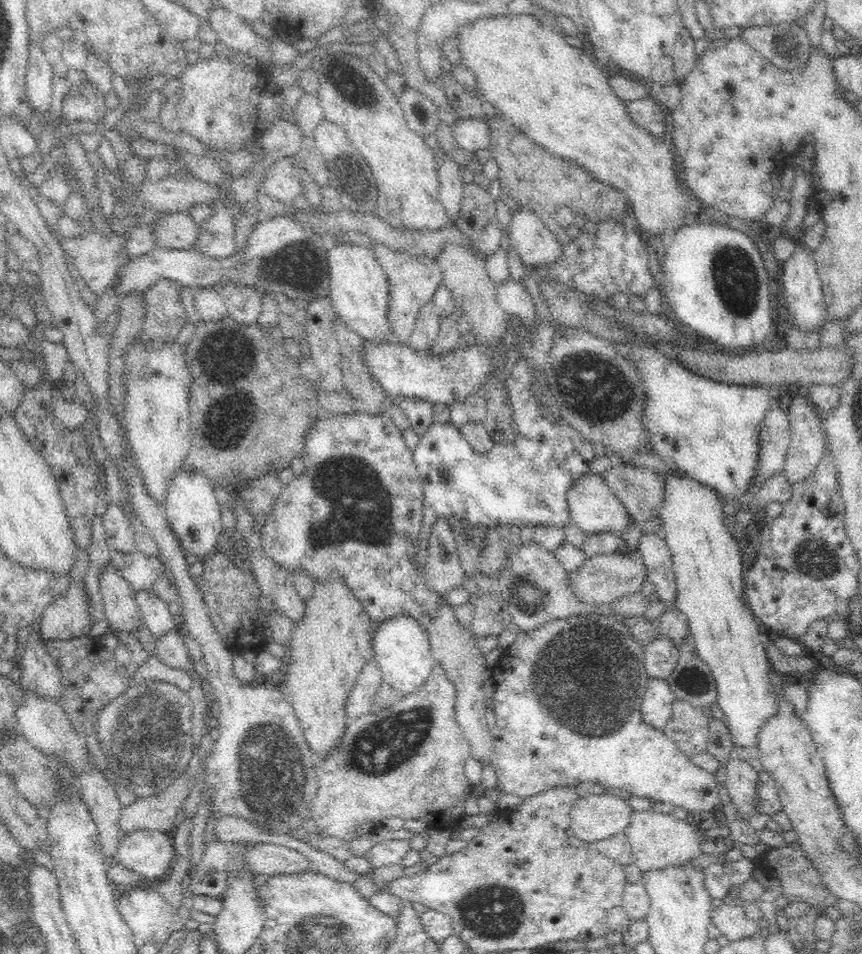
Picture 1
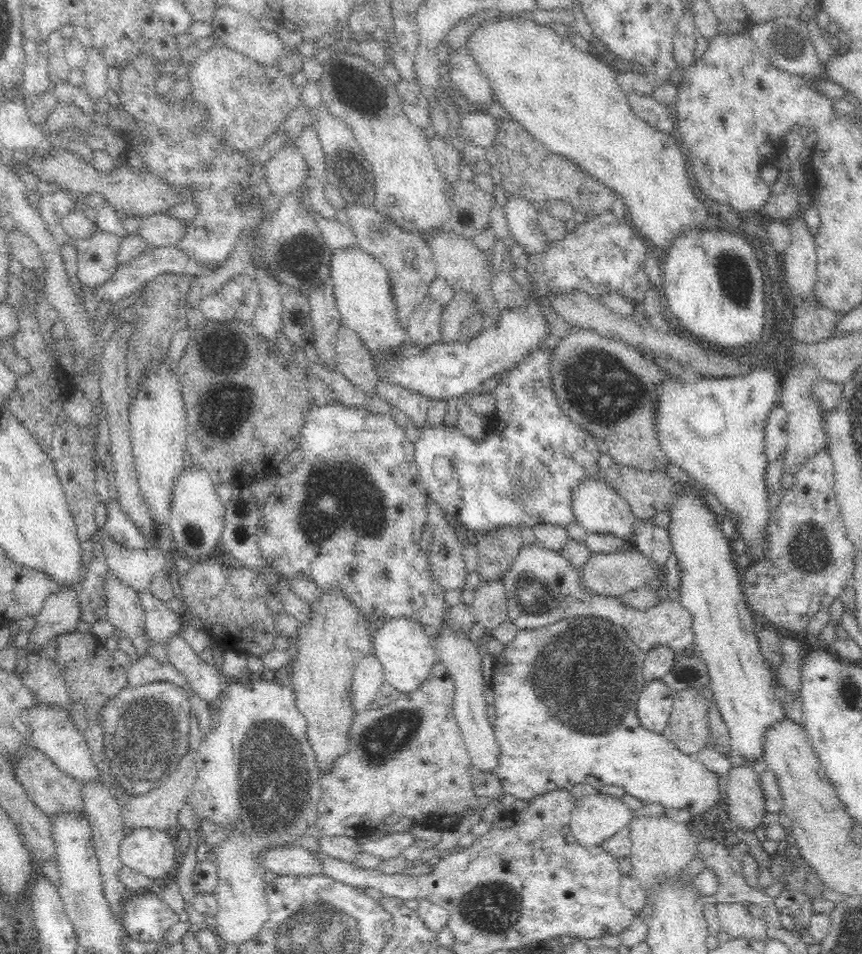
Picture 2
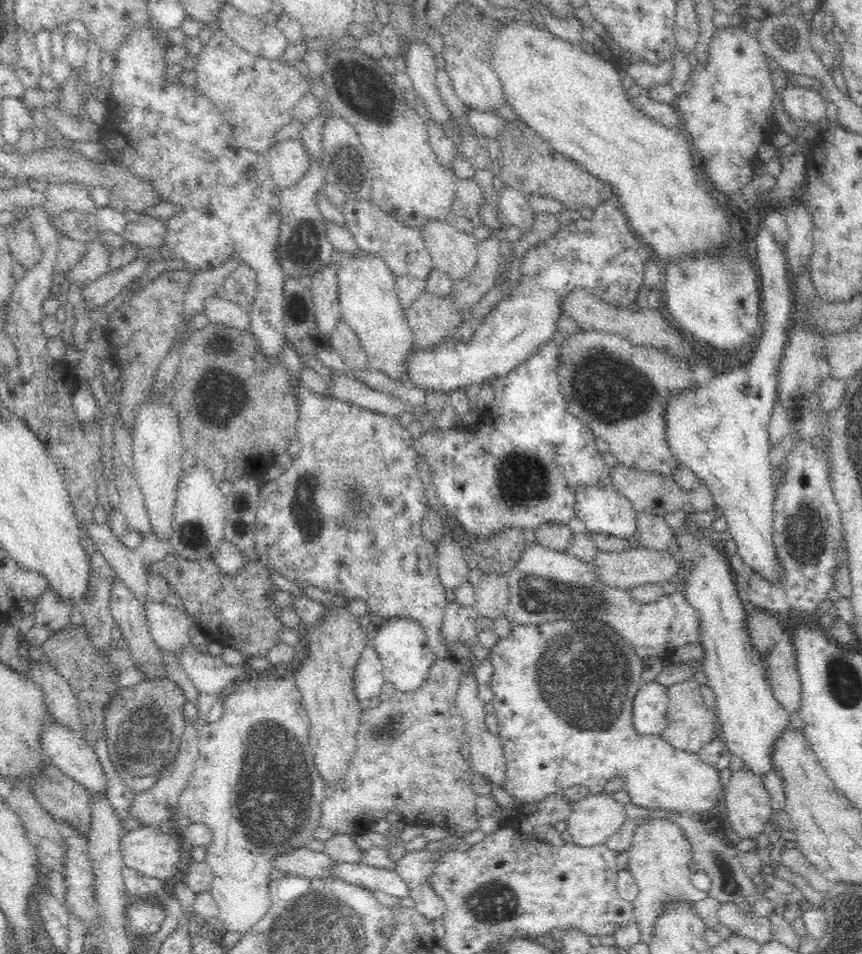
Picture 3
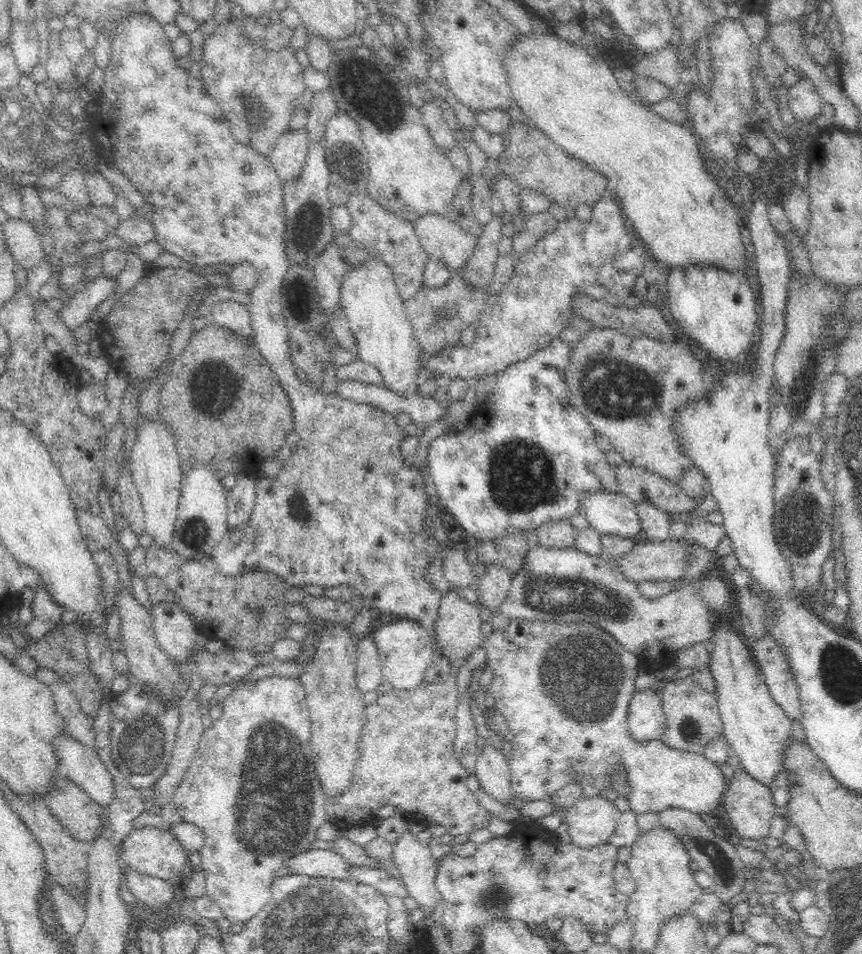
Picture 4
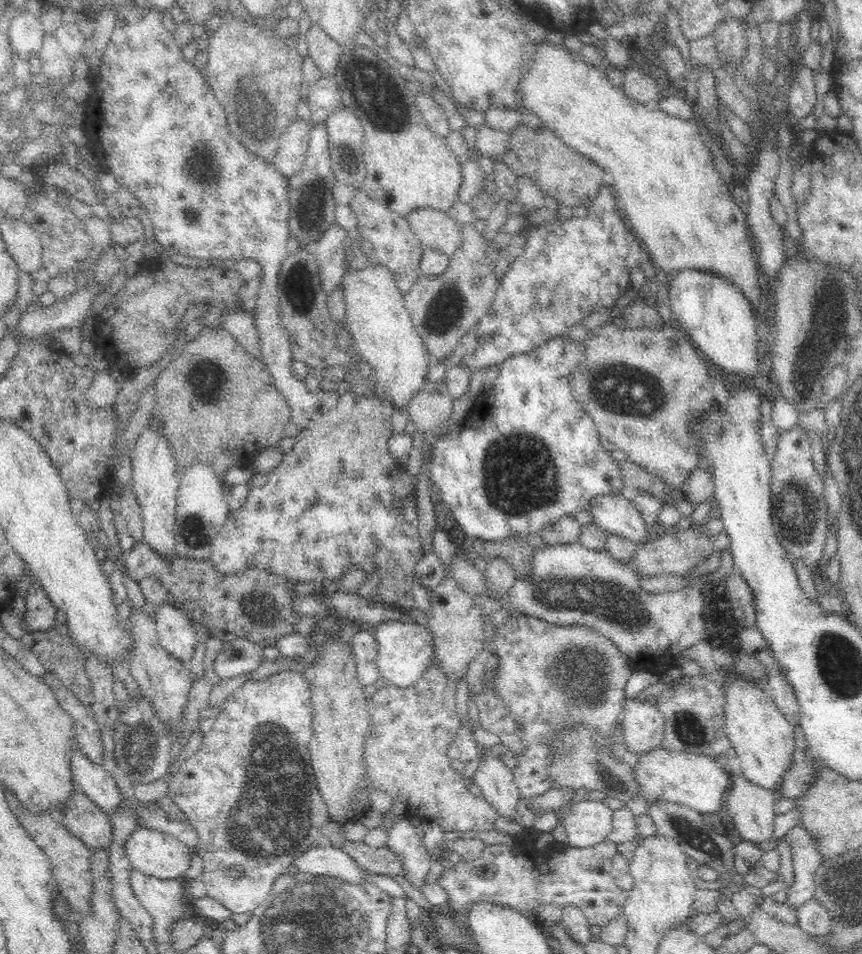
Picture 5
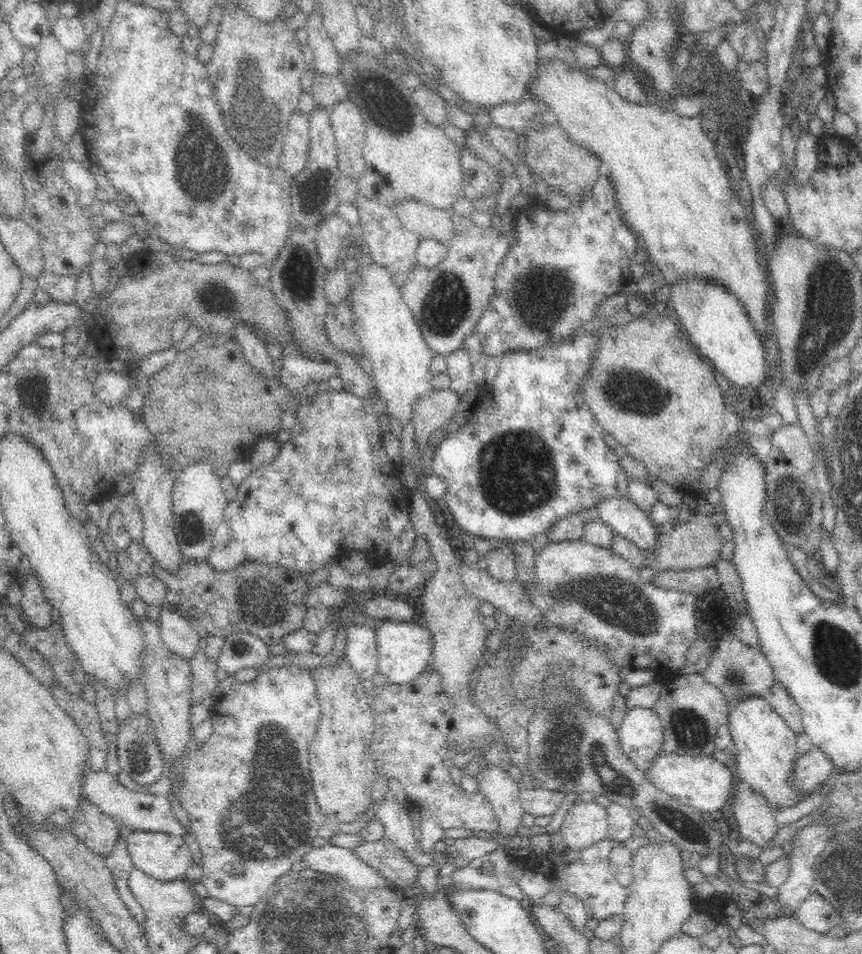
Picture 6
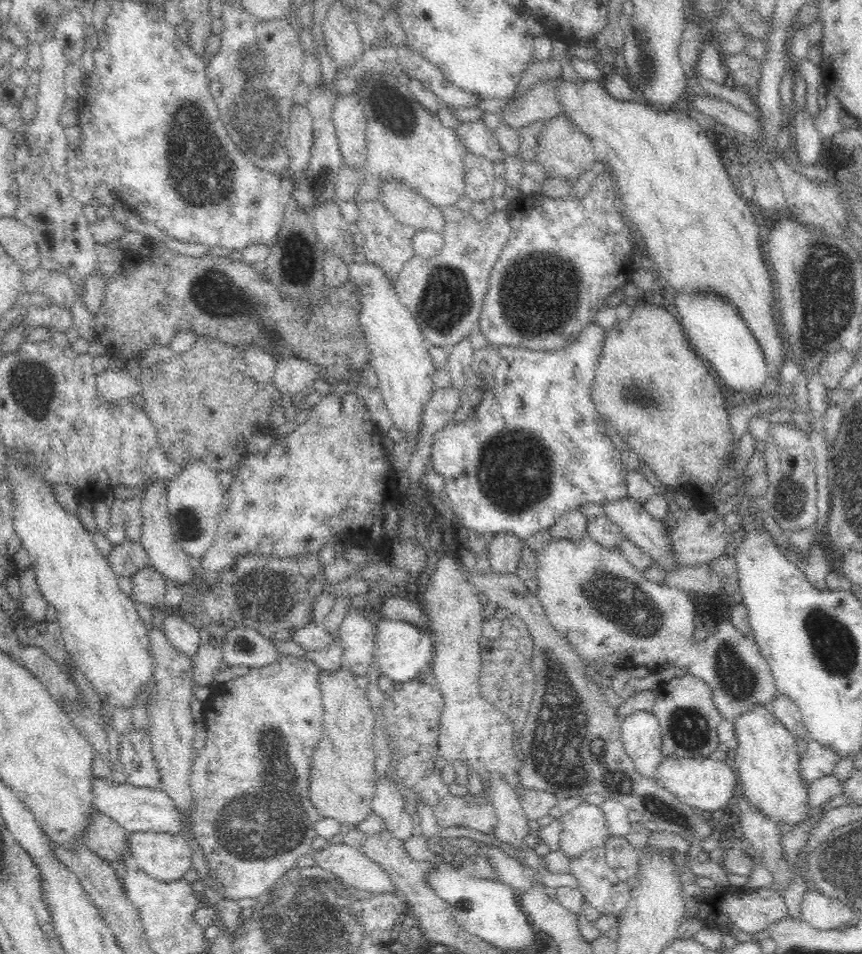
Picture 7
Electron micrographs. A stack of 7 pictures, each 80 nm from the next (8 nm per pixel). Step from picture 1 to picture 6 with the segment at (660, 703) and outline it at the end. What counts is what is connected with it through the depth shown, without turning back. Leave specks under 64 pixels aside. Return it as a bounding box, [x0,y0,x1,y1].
[617,706,664,771]

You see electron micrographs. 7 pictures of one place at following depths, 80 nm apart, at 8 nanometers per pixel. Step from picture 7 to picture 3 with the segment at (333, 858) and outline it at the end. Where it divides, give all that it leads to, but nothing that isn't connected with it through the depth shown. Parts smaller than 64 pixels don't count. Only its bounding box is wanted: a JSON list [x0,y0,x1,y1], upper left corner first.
[272,846,332,878]

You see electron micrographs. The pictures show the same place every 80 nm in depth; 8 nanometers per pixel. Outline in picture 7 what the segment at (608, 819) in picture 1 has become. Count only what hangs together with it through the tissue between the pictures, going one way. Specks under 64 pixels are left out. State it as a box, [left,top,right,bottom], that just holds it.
[559,801,610,858]

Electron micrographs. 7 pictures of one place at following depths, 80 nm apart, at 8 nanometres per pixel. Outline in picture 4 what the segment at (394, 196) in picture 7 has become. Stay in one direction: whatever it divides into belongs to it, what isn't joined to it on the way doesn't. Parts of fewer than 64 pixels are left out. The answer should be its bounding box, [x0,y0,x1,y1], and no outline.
[413,214,478,276]

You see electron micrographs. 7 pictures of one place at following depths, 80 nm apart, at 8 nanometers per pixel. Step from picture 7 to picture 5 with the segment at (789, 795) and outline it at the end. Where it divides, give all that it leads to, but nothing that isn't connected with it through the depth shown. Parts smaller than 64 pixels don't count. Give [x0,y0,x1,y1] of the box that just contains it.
[717,667,797,791]

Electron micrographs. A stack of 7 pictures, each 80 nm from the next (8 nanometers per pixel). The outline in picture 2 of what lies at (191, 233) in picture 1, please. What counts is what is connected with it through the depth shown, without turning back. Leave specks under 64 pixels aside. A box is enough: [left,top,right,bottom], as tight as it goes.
[139,213,188,247]

